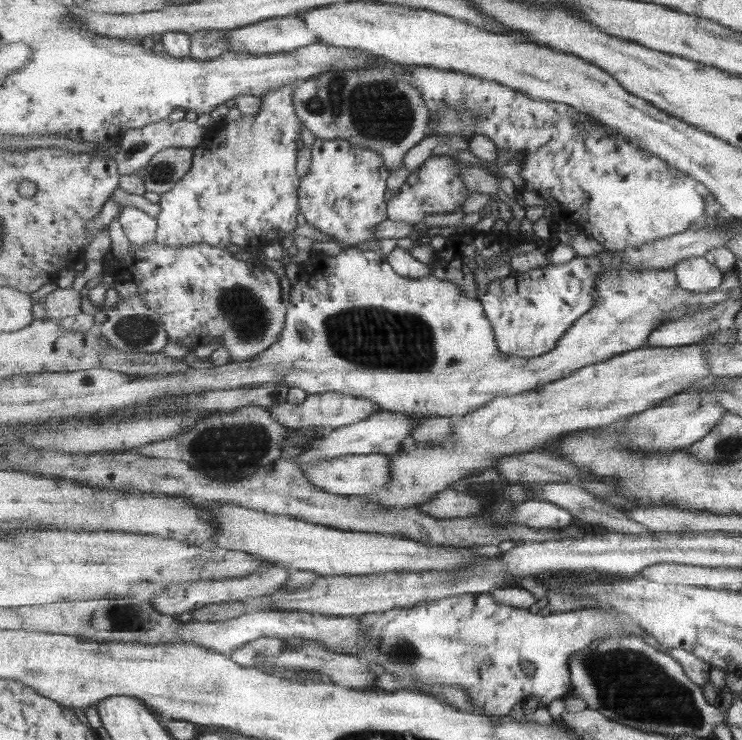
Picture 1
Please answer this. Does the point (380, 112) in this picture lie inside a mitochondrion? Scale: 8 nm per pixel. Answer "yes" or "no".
yes

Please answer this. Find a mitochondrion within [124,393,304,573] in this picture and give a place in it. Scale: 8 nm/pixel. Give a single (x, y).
(237, 448)

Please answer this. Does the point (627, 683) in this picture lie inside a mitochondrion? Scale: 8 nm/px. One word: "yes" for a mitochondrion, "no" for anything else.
yes

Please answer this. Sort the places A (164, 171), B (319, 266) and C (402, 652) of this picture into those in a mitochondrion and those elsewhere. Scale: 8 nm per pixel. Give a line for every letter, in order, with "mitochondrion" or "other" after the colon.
A: mitochondrion
B: other
C: mitochondrion

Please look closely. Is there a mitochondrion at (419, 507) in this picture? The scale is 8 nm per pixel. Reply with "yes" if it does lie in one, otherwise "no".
no

